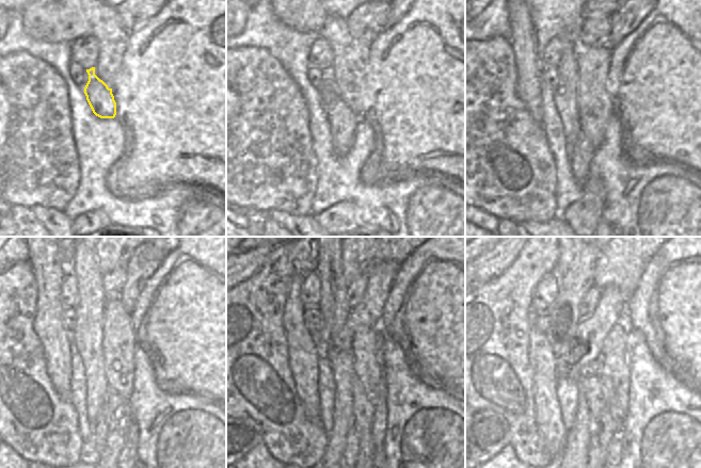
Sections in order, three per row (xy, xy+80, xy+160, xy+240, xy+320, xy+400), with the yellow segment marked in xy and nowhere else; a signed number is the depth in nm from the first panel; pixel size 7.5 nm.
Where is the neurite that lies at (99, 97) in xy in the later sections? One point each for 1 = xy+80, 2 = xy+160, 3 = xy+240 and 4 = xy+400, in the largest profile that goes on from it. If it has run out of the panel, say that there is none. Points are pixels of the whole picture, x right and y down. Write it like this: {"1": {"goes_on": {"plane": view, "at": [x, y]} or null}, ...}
{"1": {"goes_on": {"plane": "xy+80", "at": [343, 120]}}, "2": {"goes_on": {"plane": "xy+160", "at": [583, 150]}}, "3": {"goes_on": {"plane": "xy+240", "at": [93, 446]}}, "4": {"goes_on": {"plane": "xy+400", "at": [596, 453]}}}

